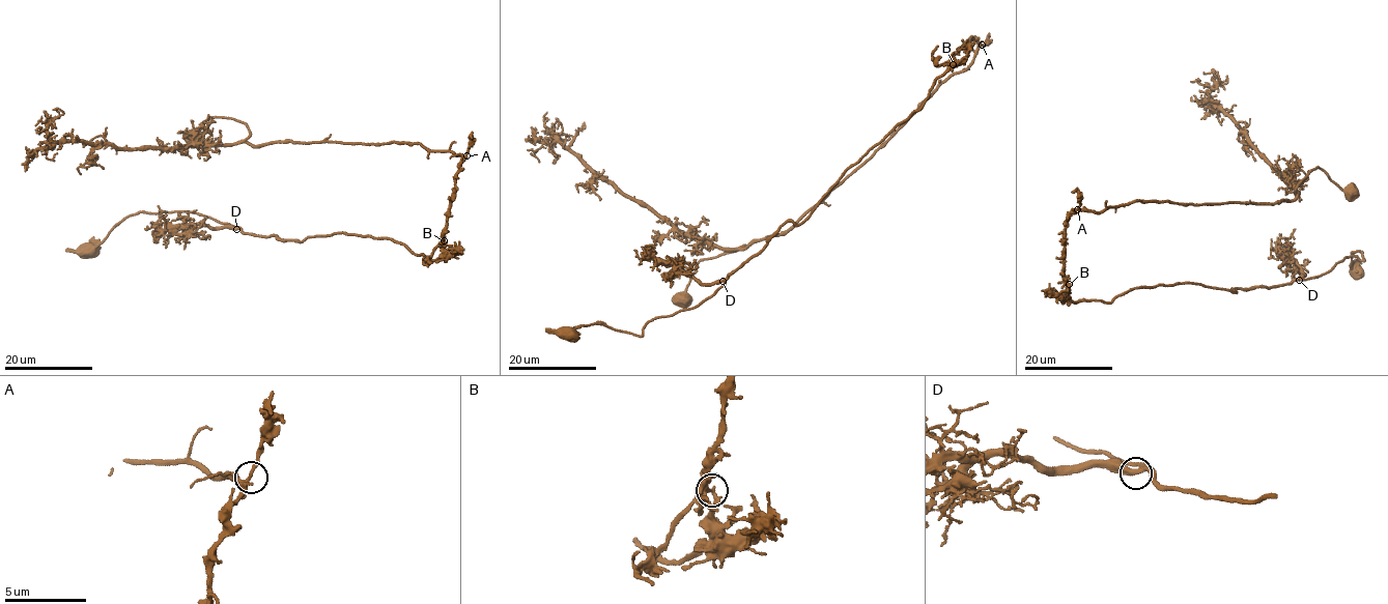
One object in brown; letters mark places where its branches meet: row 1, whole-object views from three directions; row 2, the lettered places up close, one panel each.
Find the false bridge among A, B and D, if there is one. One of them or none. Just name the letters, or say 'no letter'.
B

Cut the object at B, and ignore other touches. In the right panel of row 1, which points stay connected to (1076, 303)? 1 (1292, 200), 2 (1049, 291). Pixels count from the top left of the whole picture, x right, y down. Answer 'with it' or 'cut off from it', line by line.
1: cut off from it
2: with it

